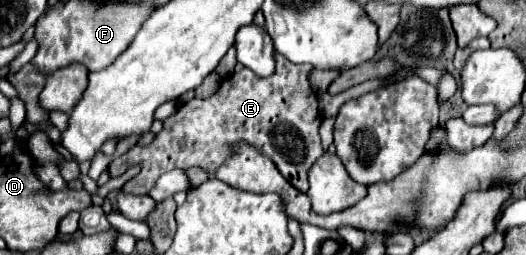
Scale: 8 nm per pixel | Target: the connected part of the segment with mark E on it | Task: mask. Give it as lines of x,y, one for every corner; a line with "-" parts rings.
276,53
276,69
270,77
258,77
256,73
252,73
250,69
242,69
240,73
232,73
230,77
226,77
220,85
220,89
208,97
208,99
192,99
188,103
184,103
174,115
170,115
168,119
164,119
164,129
156,135
156,139
146,145
134,145
128,153
124,153
119,157
115,157
108,166
111,175
121,175
129,167
137,165
140,167
140,173
136,177
132,177
126,185
124,191
132,193
132,195
146,195
156,179
172,169
190,169
190,167
202,167
204,171
208,171
210,177
214,177
216,169
228,161
232,149
236,147
236,143
248,143
252,145
256,151
260,151
262,155
268,155
274,165
278,167
278,171
300,191
308,191
308,169
312,167
312,163
324,155
322,149
322,141
320,141
320,121
322,121
322,113
318,109
318,97
314,93
314,89
308,85
308,75
312,71
312,65
308,67
308,63
304,65
296,65
290,63
288,59
284,59
280,53

